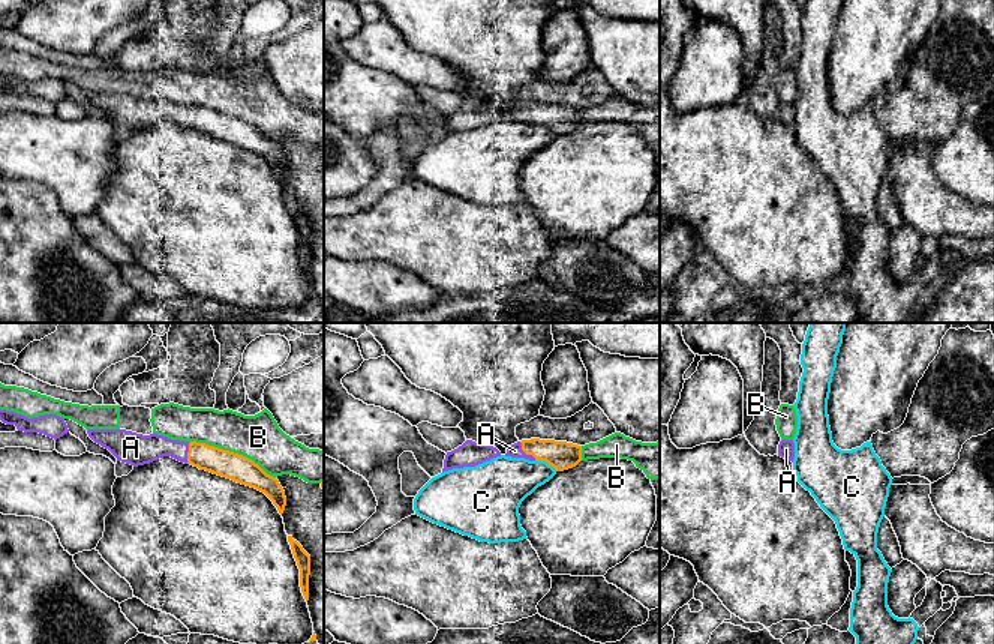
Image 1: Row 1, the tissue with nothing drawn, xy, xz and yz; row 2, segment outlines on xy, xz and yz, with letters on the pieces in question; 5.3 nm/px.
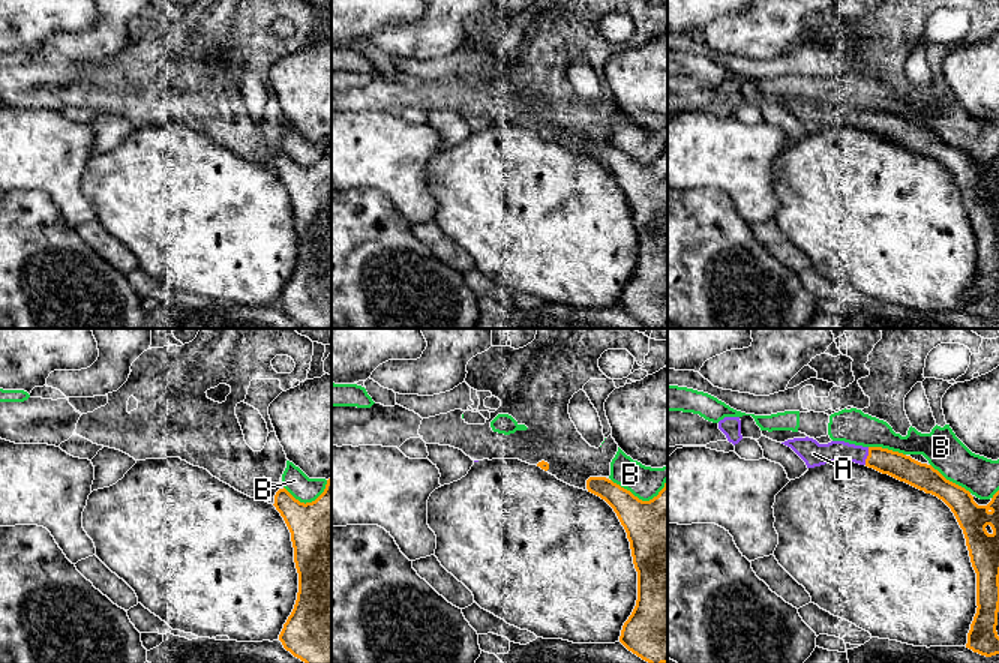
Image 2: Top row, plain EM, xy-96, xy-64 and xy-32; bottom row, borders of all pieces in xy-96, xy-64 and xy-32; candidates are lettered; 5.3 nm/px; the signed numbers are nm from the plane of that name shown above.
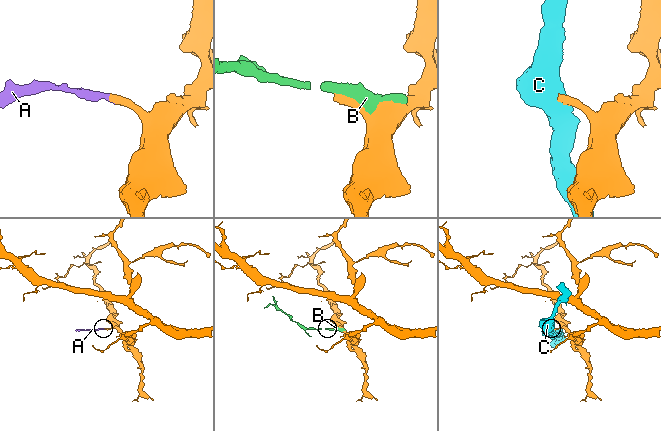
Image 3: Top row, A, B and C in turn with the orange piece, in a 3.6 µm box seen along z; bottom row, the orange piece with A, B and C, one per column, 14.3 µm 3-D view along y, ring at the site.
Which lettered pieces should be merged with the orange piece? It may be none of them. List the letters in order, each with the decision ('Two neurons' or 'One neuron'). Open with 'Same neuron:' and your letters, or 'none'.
Same neuron: A
A: One neuron
B: Two neurons
C: Two neurons

